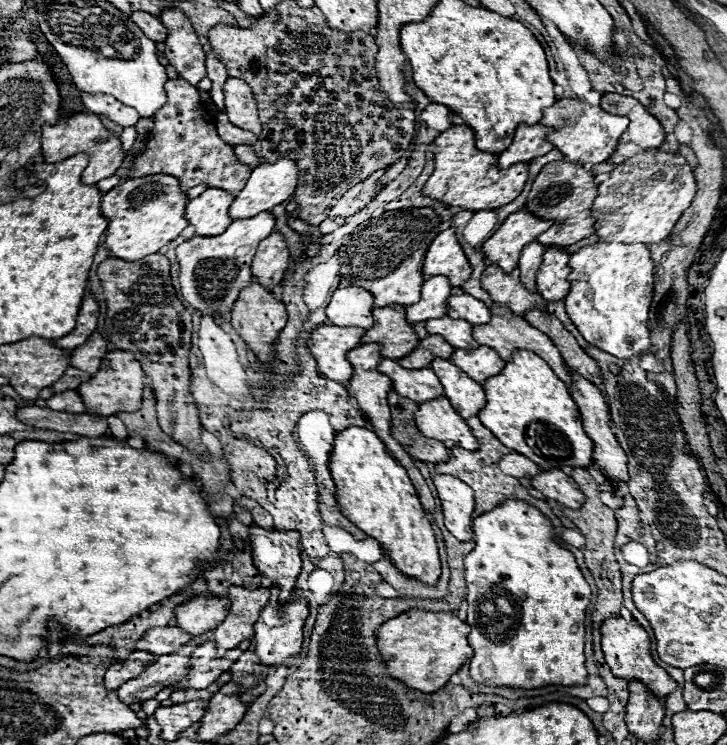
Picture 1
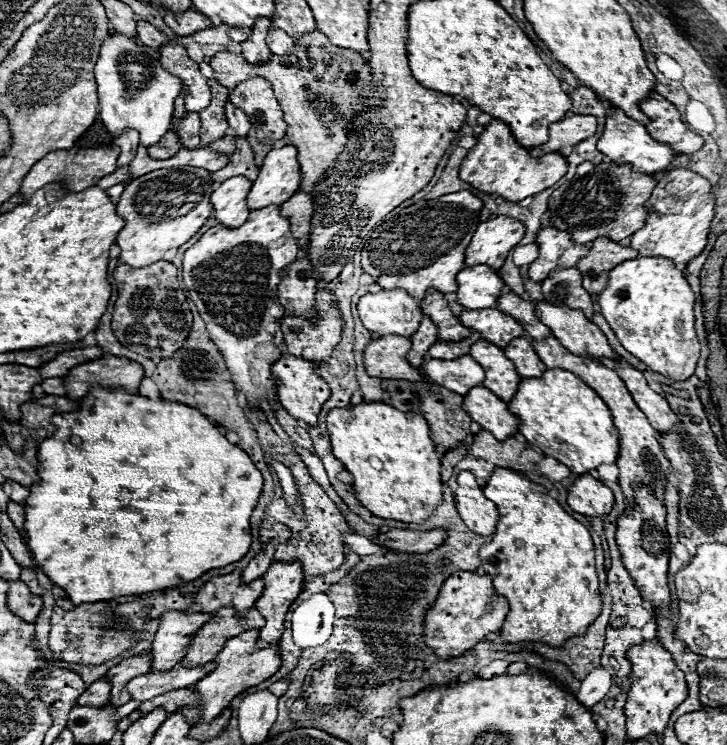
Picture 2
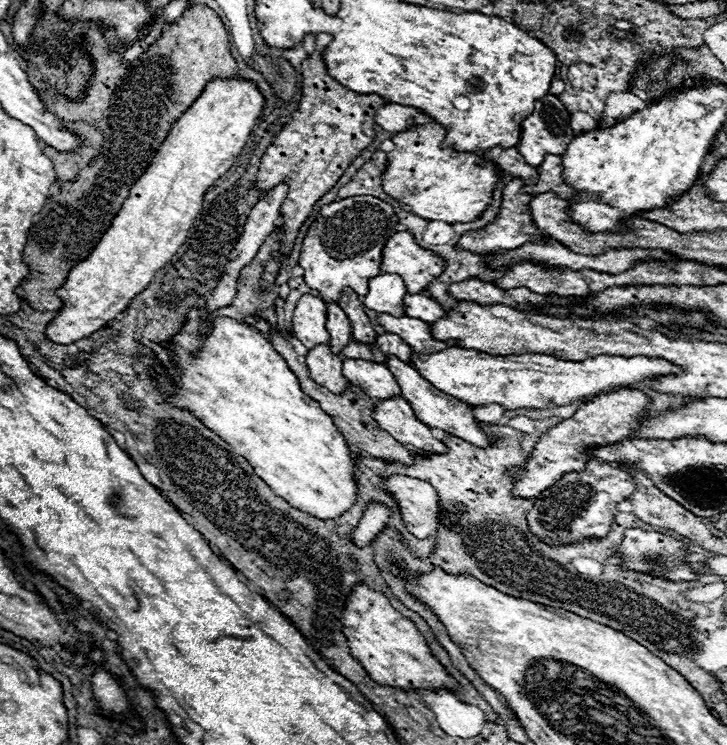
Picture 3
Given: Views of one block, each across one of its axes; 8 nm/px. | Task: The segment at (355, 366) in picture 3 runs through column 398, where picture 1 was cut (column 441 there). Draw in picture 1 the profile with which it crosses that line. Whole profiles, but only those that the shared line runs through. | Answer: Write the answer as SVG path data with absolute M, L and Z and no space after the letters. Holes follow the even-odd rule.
M382 360L378 364L380 374L386 374L392 382L392 390L414 402L428 402L442 396L442 386L430 368L406 370L400 368L396 360Z

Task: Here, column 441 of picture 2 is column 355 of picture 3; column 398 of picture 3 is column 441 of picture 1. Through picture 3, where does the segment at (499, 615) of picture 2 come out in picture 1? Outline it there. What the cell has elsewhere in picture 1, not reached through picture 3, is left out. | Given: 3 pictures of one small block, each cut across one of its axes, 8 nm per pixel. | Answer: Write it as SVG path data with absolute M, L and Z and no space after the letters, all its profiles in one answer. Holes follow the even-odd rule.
M408 610L380 626L376 630L376 646L380 646L380 658L390 678L404 682L420 692L440 690L452 674L460 670L472 658L472 646L468 644L470 626L450 612L426 612Z

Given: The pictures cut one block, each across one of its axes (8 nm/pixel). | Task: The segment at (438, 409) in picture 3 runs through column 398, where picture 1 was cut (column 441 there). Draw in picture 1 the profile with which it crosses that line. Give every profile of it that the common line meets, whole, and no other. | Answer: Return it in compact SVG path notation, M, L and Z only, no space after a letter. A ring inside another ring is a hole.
M436 358L428 368L434 370L434 374L438 376L444 388L444 396L450 400L454 410L464 420L468 420L470 416L476 416L484 408L486 398L484 398L482 386L472 378L468 378L466 374L462 374L452 362Z

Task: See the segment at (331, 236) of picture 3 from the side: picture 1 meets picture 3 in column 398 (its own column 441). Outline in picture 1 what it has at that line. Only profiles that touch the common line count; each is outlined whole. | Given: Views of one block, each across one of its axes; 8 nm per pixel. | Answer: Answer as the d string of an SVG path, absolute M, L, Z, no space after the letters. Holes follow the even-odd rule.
M404 208L384 212L378 218L360 224L348 242L338 250L340 276L352 286L360 286L374 296L374 306L416 304L422 288L422 262L426 248L446 226L432 208Z

